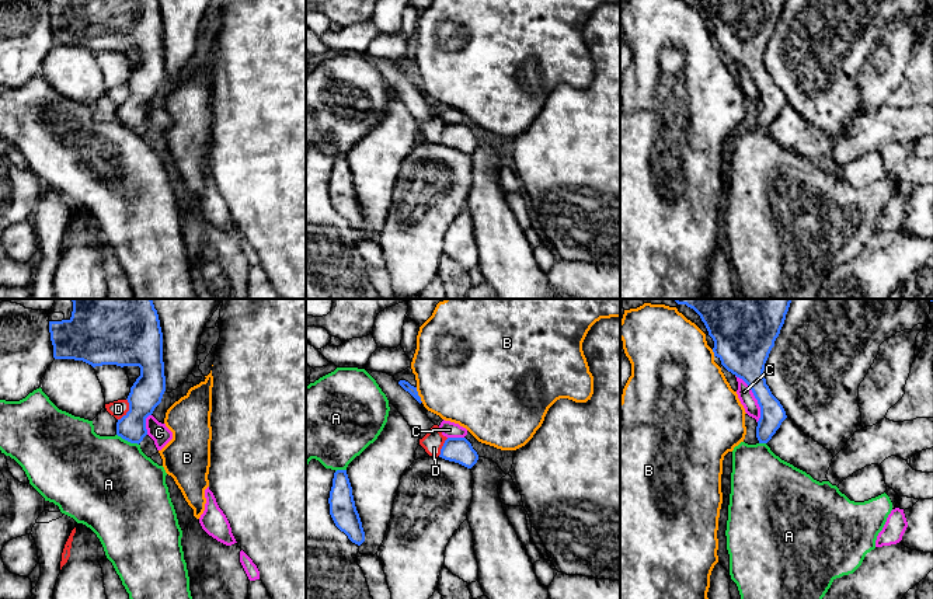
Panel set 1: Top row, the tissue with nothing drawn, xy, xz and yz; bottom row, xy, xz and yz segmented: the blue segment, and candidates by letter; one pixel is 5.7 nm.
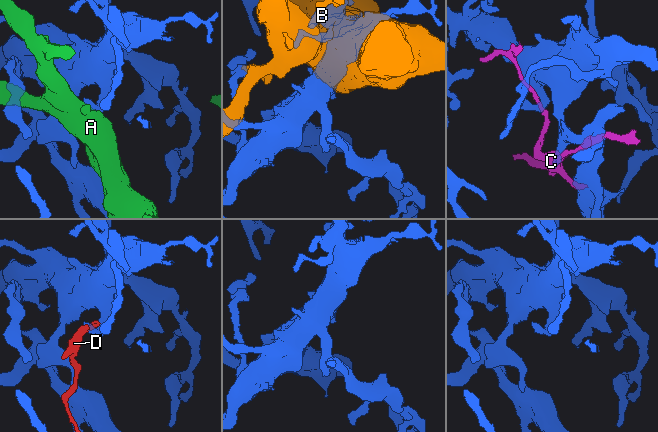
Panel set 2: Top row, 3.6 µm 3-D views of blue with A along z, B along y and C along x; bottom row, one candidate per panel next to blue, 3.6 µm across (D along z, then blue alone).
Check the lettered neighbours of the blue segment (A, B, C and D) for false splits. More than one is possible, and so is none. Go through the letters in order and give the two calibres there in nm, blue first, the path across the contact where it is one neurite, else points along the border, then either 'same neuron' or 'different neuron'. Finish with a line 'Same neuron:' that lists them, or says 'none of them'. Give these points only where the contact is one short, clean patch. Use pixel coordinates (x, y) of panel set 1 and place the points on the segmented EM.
A: 160/500 nm | different neuron
B: 50/480 nm | different neuron
C: 240/90 nm | different neuron
D: 190/100 nm | different neuron
Same neuron: none of them

